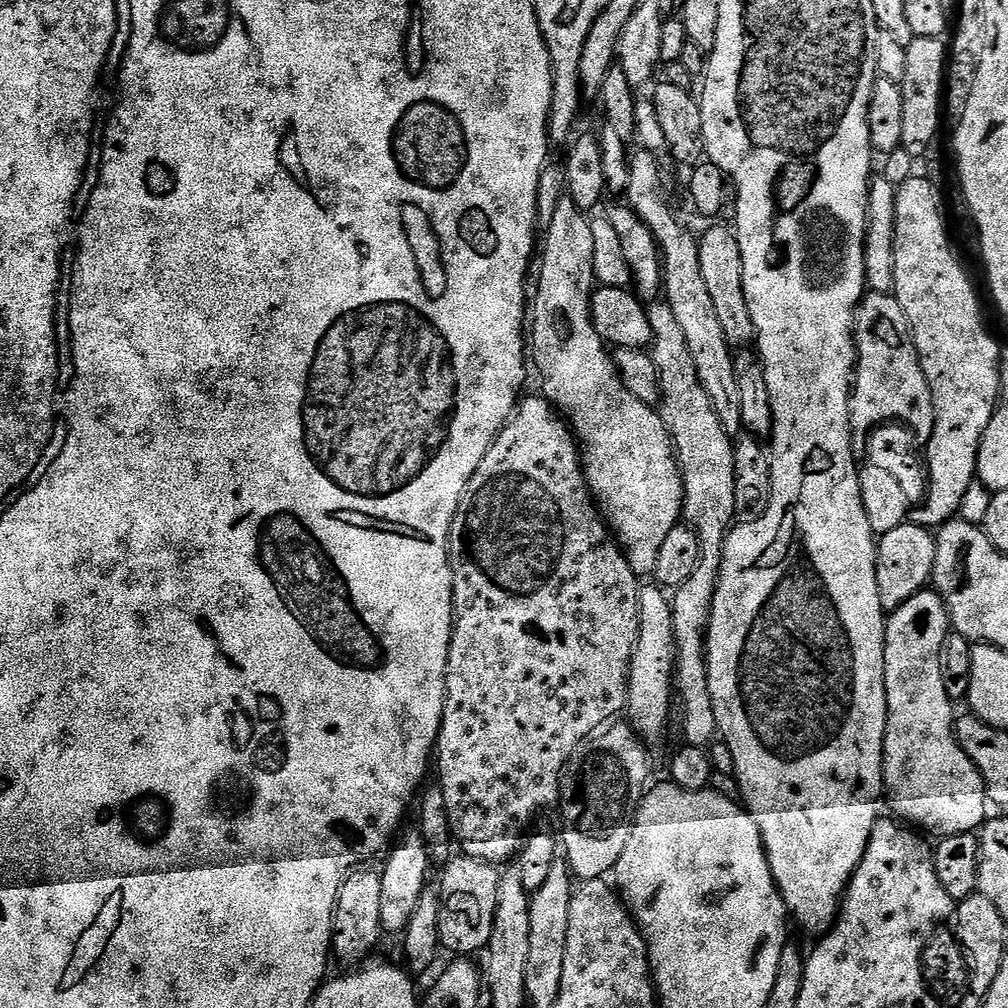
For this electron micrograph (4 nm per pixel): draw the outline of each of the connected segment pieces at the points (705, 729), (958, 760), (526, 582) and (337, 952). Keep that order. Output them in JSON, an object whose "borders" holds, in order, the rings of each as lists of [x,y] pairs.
{"borders":[[[[653,303],[647,313],[652,327],[650,355],[660,379],[658,411],[672,438],[674,455],[684,483],[682,516],[700,543],[700,557],[698,566],[694,566],[694,574],[686,578],[681,588],[675,589],[670,600],[675,640],[674,692],[678,704],[680,700],[680,712],[684,715],[683,743],[690,748],[707,749],[717,739],[718,729],[708,689],[704,641],[720,573],[724,537],[733,527],[737,519],[735,516],[738,516],[734,502],[734,444],[722,430],[722,422],[718,422],[718,414],[714,414],[710,398],[706,398],[706,390],[702,390],[694,370],[694,358],[686,346],[686,338],[678,322],[674,322],[674,314],[668,309],[667,303]]],[[[934,590],[916,592],[902,606],[891,609],[884,625],[888,699],[884,735],[886,800],[892,803],[901,821],[920,830],[925,828],[936,838],[975,833],[990,809],[982,774],[956,741],[954,702],[946,694],[942,678],[944,643],[949,631],[948,607]]],[[[536,394],[536,396],[527,396],[528,395],[525,395],[523,399],[517,403],[511,420],[505,424],[504,429],[497,434],[491,446],[486,450],[486,454],[482,458],[478,470],[474,470],[474,474],[470,478],[466,490],[460,496],[458,510],[450,522],[450,530],[448,531],[448,564],[452,568],[452,615],[454,617],[454,623],[452,626],[452,641],[448,647],[448,661],[446,662],[446,670],[444,671],[446,694],[444,695],[444,713],[442,714],[440,736],[436,739],[434,749],[434,768],[435,771],[436,768],[440,771],[438,783],[442,794],[445,795],[445,808],[449,818],[451,839],[455,841],[457,845],[458,843],[464,844],[464,848],[462,848],[463,855],[484,860],[486,863],[495,866],[502,865],[503,860],[508,860],[511,856],[513,859],[513,857],[519,853],[522,847],[522,841],[529,831],[528,823],[530,823],[539,812],[544,812],[547,808],[555,809],[557,805],[559,805],[560,777],[564,774],[564,767],[568,765],[568,760],[576,753],[576,747],[578,747],[581,742],[587,740],[589,736],[601,731],[613,718],[616,718],[611,718],[611,716],[616,716],[619,712],[621,715],[621,713],[625,711],[628,703],[628,667],[631,664],[632,647],[639,634],[639,592],[642,584],[636,572],[630,570],[628,559],[625,558],[620,545],[616,543],[611,531],[606,527],[605,521],[602,519],[592,499],[592,494],[588,490],[588,484],[584,481],[584,469],[582,467],[582,456],[578,451],[578,441],[571,427],[562,419],[561,413],[557,411],[553,405],[549,404],[543,395]]],[[[357,866],[342,882],[336,899],[334,922],[332,923],[332,950],[335,959],[348,966],[359,966],[373,955],[372,951],[380,944],[380,936],[385,935],[380,919],[382,899],[382,878],[372,866]]]]}

